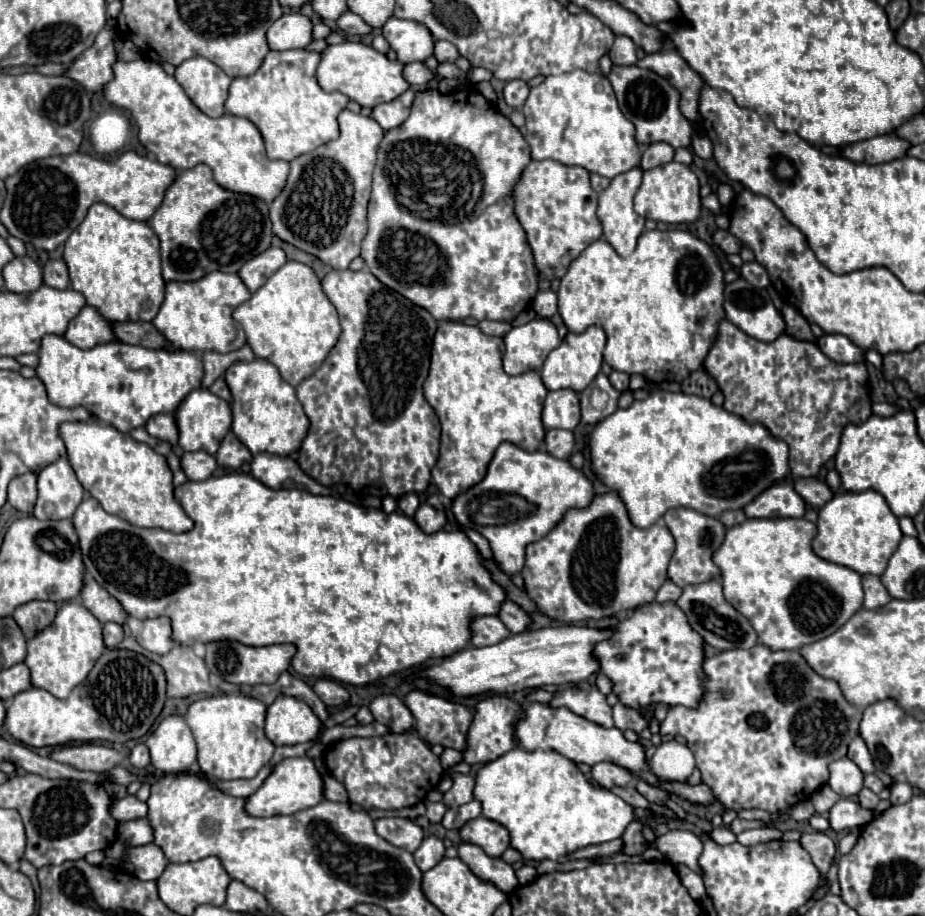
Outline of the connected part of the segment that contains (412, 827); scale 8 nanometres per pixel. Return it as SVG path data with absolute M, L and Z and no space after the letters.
M378 818L374 828L386 842L408 852L414 852L424 838L424 830L412 818Z

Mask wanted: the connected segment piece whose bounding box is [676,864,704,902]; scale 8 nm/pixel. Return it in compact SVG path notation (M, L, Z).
M676 866L676 870L678 870L678 876L680 876L680 880L682 880L682 884L688 888L688 892L690 892L690 896L694 898L694 900L702 900L702 894L704 894L704 884L702 884L702 878L700 878L700 874L696 874L696 872L692 872L688 866Z

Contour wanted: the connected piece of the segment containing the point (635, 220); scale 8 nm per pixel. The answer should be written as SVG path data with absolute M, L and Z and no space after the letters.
M632 168L624 174L618 174L610 186L600 194L598 200L598 218L600 222L604 222L604 238L612 244L612 248L620 254L620 256L630 256L636 248L636 240L644 230L644 218L640 218L634 208L632 208L632 200L636 190L642 184L642 170L640 168Z

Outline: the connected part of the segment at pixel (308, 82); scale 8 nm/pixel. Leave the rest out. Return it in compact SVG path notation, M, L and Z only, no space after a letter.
M270 50L256 74L232 80L226 112L252 120L266 142L270 160L294 160L338 138L338 114L350 102L340 92L324 92L316 80L320 52Z

